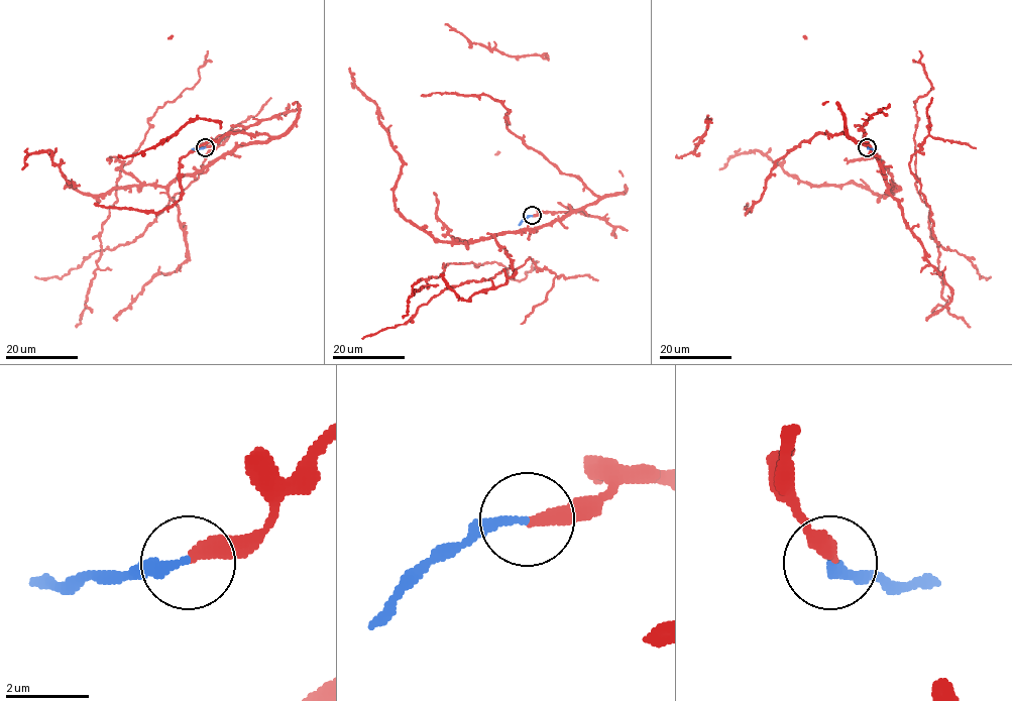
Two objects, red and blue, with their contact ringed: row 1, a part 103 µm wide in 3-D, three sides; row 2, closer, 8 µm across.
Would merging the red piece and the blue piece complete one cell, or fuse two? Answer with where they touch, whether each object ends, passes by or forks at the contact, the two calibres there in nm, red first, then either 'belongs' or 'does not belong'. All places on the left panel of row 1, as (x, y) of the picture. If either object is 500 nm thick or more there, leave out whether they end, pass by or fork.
at (205, 147); red ends there; blue ends there; 320 nm thick on the red side, 240 nm on the other; belongs

